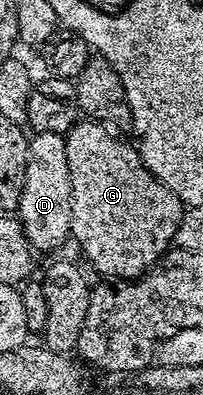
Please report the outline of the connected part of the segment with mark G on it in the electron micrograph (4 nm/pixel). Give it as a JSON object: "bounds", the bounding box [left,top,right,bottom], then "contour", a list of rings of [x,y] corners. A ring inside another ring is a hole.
{"bounds":[65,123,185,282],"contour":[[[76,123],[65,136],[71,187],[71,236],[87,255],[88,262],[103,275],[100,277],[130,282],[150,272],[168,255],[167,247],[172,247],[185,208],[145,167],[132,145],[130,148],[114,140],[99,125],[102,123],[87,123],[91,124]]]}

